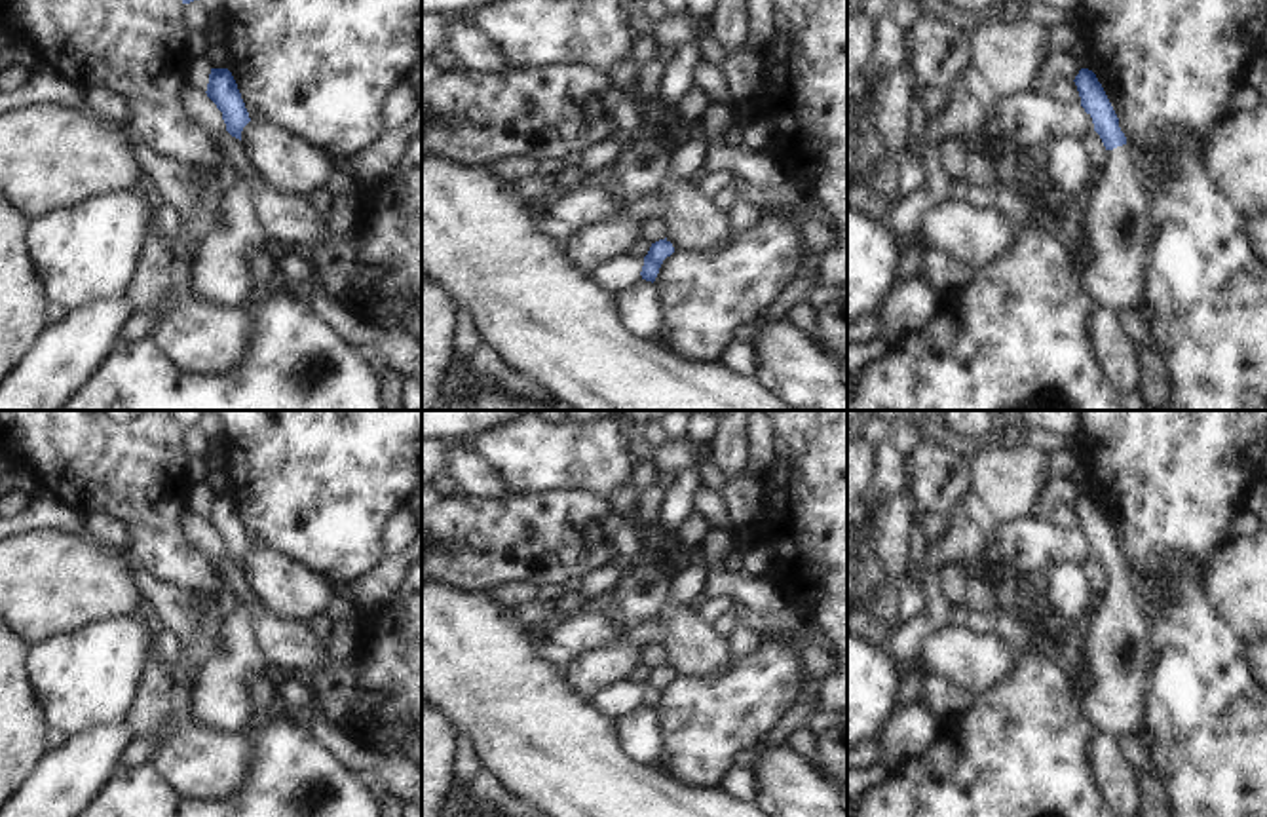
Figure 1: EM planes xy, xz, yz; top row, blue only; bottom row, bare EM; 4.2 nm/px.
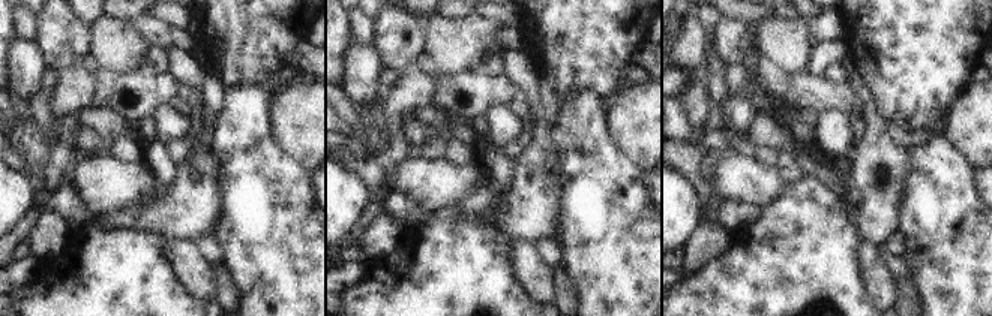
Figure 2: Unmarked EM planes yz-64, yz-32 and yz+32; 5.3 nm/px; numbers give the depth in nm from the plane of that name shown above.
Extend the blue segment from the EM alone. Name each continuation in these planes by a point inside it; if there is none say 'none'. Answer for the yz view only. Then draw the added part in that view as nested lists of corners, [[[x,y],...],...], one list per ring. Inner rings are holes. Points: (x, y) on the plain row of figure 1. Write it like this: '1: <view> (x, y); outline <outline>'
1: yz (1112, 675); outline [[[1128,572],[1107,576],[1107,589],[1085,623],[1088,644],[1075,671],[1081,709],[1100,733],[1136,737],[1145,724],[1149,676],[1155,661],[1153,618],[1134,595]]]

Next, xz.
none

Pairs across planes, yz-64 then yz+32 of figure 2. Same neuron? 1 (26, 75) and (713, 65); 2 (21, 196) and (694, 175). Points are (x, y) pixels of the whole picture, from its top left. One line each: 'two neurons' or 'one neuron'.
1: two neurons
2: two neurons

